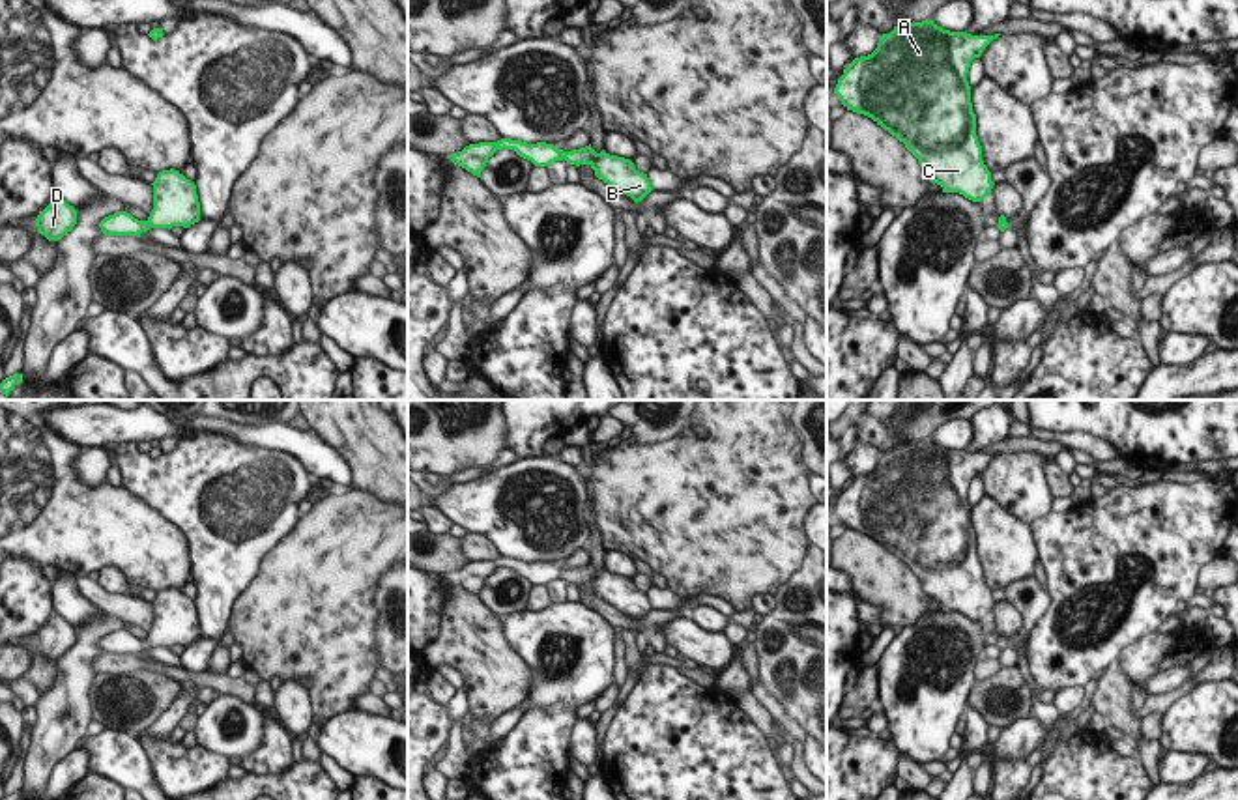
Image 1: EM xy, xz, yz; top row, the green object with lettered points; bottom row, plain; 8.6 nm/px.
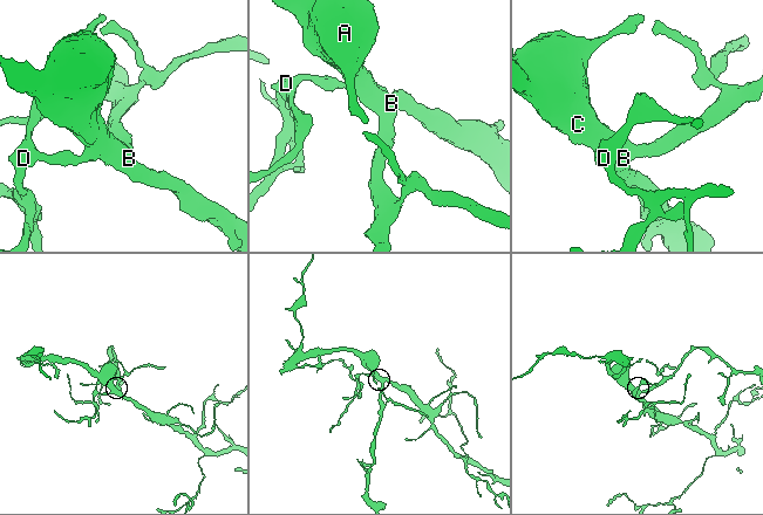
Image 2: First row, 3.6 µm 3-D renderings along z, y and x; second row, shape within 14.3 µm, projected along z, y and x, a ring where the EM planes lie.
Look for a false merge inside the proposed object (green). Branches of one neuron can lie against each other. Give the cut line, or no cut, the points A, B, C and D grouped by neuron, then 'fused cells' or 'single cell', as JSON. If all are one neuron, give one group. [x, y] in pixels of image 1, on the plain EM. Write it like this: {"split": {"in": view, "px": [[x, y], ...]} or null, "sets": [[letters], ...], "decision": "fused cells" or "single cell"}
{"split": null, "sets": [["A", "B", "C", "D"]], "decision": "single cell"}

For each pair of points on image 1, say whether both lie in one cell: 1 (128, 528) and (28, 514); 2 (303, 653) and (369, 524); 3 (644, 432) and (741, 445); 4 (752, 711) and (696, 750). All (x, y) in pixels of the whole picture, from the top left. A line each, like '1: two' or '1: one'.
1: one
2: one
3: two
4: two

